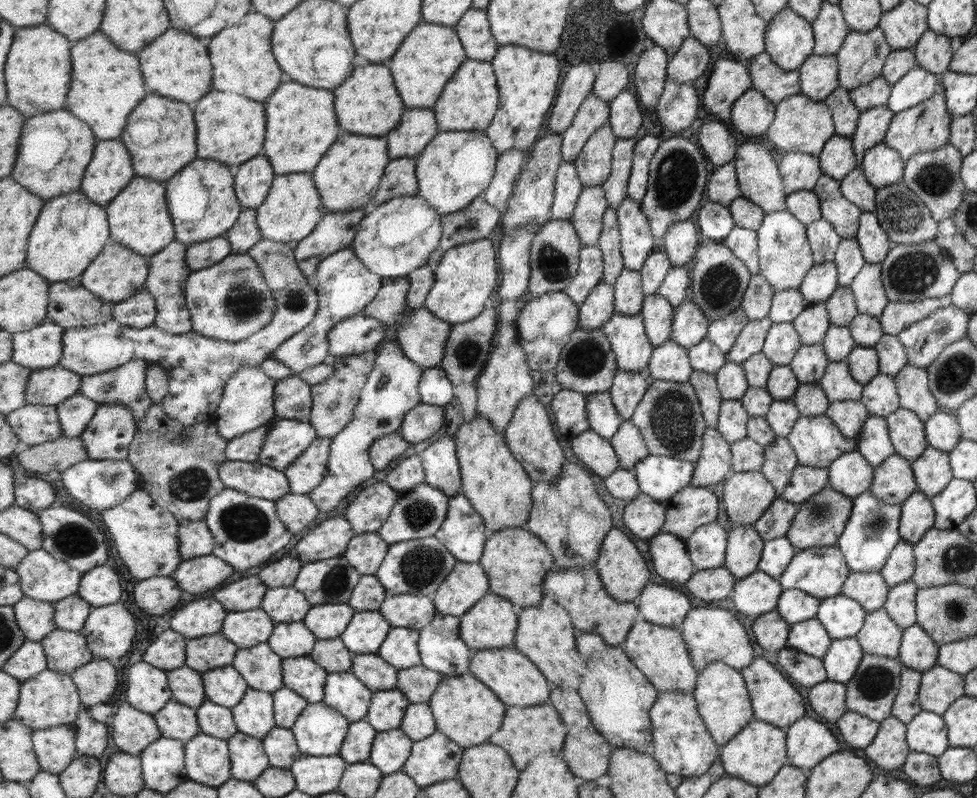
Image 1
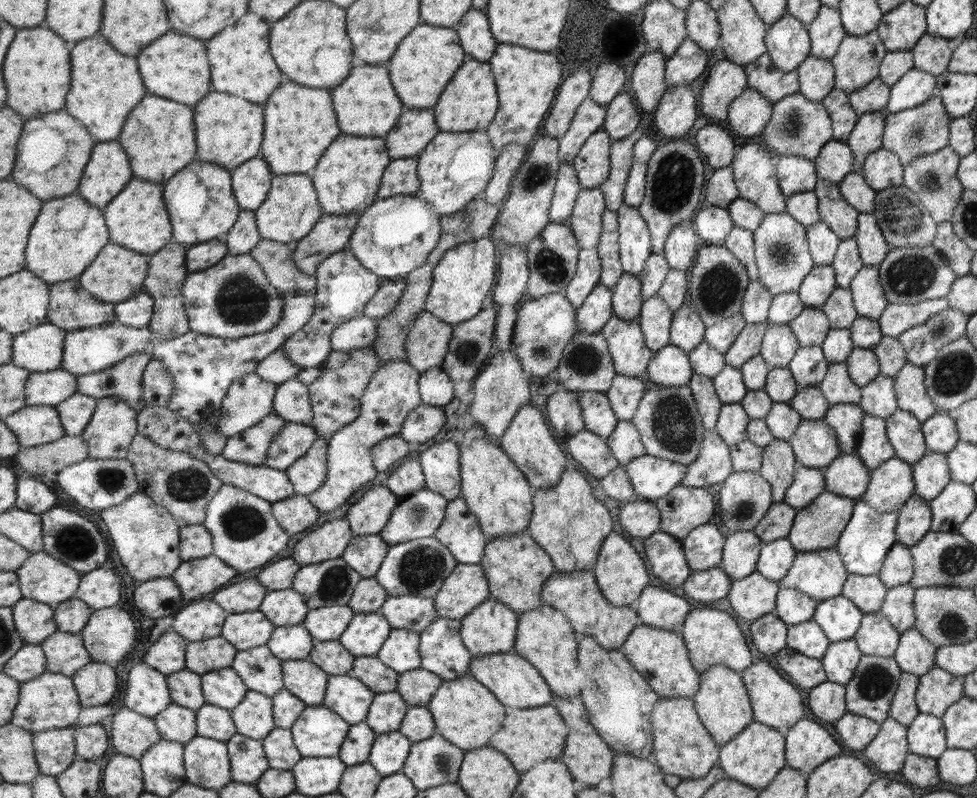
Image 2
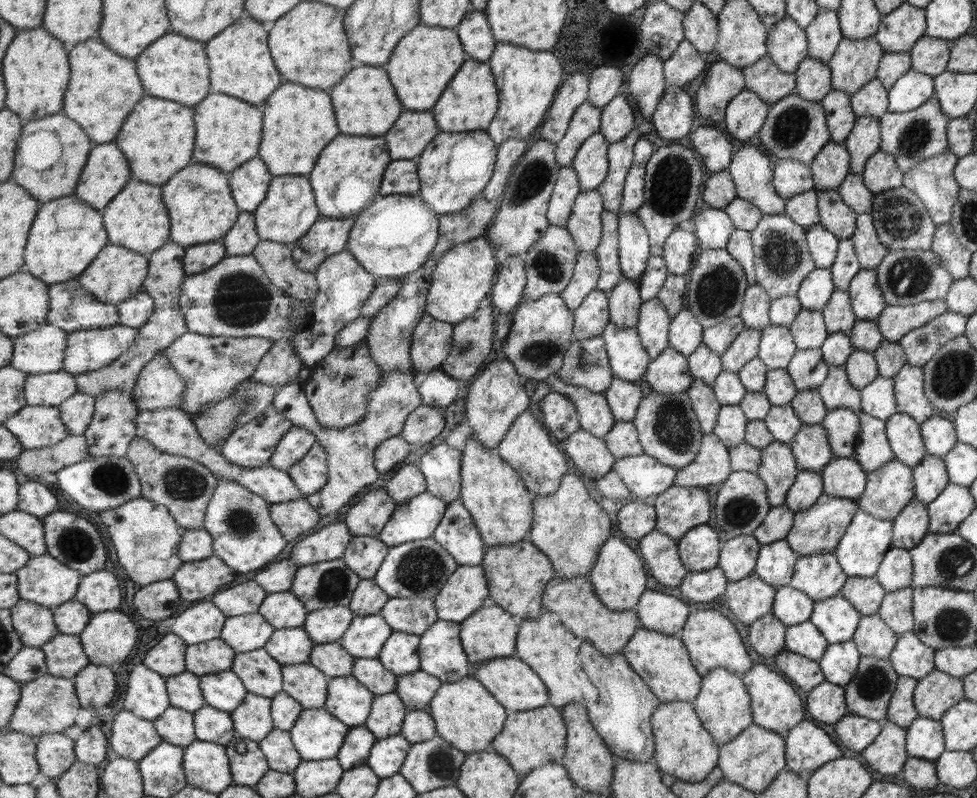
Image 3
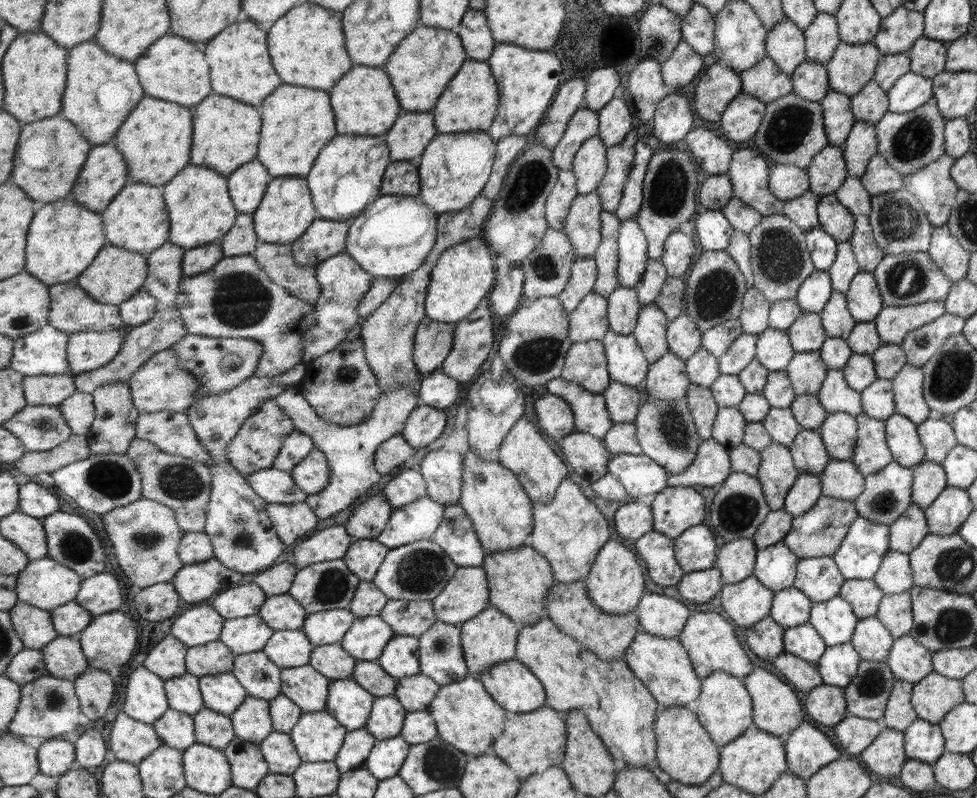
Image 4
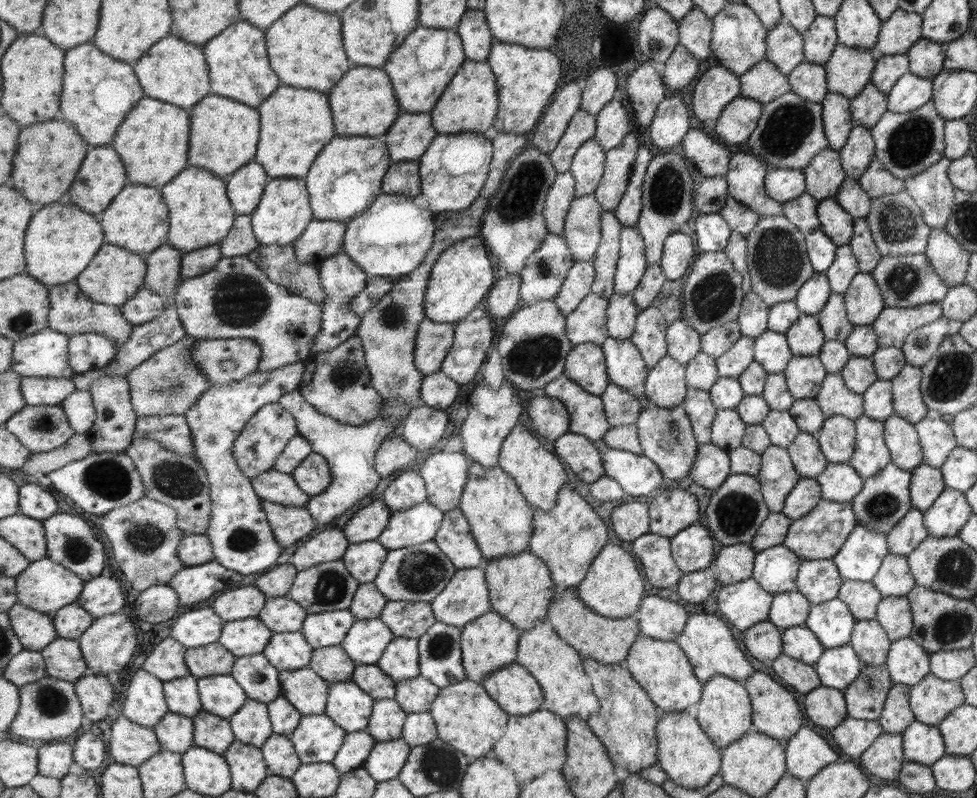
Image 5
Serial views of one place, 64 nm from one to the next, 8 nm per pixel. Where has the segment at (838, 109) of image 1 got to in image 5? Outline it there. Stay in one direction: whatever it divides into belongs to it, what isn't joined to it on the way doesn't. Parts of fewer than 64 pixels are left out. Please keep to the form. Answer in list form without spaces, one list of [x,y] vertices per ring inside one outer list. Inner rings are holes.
[[[827,92],[820,105],[822,129],[828,148],[838,152],[845,145],[848,132],[854,125],[849,112],[849,99]]]

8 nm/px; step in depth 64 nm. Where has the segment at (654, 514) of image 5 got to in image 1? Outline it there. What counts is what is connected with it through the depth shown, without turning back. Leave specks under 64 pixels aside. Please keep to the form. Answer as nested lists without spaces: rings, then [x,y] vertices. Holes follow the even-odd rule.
[[[689,486],[668,501],[663,501],[667,507],[667,522],[663,532],[675,533],[682,539],[688,539],[702,525],[713,523],[717,516],[717,498],[713,492]]]

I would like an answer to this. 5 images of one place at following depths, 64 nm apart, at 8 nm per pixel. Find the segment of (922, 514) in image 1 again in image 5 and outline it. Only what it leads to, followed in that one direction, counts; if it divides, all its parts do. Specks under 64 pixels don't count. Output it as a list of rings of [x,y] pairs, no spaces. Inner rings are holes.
[[[911,508],[885,535],[887,551],[906,558],[927,535],[922,514]]]

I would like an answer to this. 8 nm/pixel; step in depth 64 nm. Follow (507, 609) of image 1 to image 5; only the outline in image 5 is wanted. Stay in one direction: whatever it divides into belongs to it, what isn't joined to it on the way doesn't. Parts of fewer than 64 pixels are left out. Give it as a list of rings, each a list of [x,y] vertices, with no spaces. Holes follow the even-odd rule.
[[[491,610],[462,629],[462,654],[468,678],[484,683],[490,674],[516,662],[522,631],[505,617]]]

